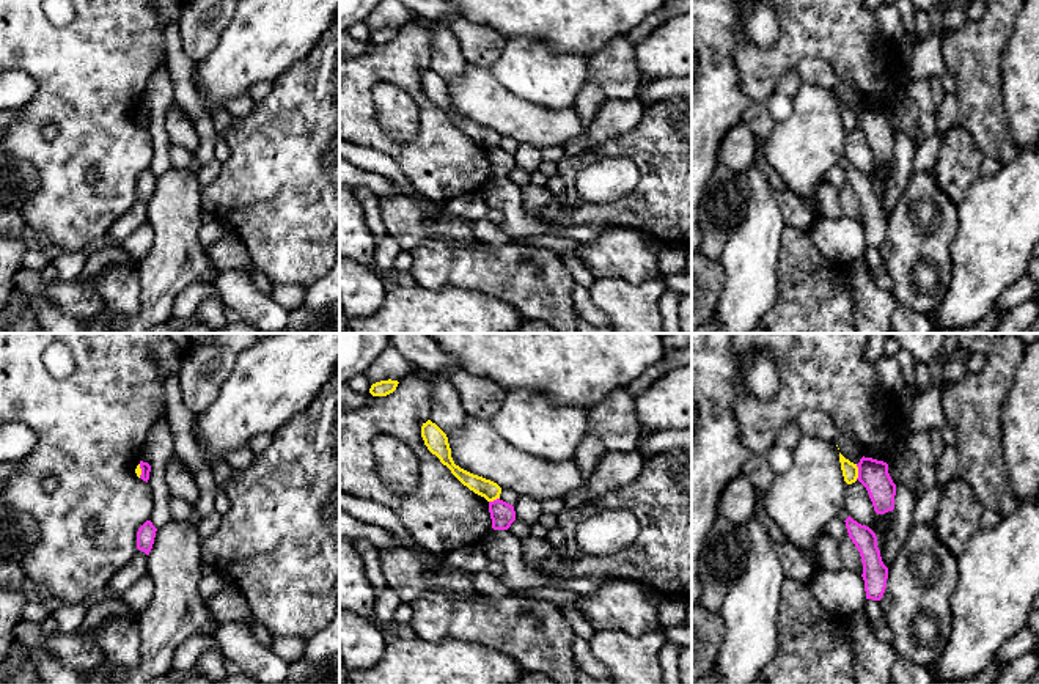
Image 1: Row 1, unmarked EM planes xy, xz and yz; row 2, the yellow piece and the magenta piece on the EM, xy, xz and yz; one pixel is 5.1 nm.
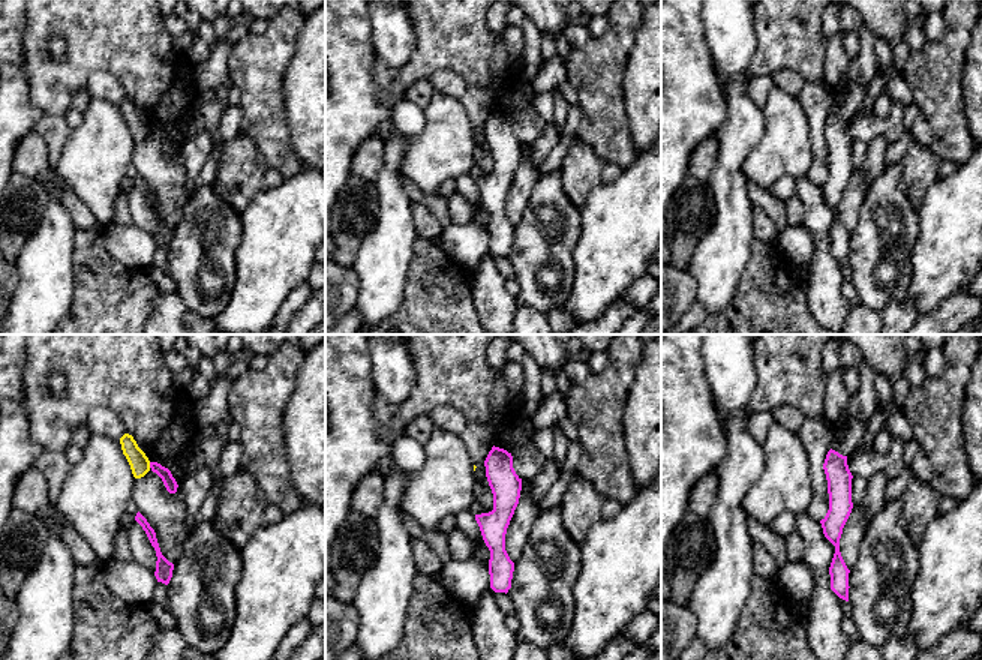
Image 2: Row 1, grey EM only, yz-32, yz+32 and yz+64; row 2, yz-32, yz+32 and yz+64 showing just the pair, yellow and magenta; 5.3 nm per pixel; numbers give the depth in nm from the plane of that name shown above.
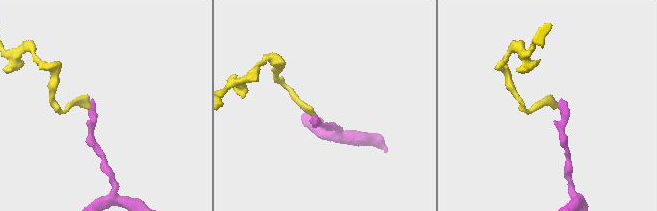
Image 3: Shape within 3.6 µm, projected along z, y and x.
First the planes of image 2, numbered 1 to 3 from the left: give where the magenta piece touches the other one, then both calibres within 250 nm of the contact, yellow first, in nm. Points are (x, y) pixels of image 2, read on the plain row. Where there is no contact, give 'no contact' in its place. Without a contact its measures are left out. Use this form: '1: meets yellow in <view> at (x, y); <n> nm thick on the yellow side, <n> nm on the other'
1: meets yellow in yz-32 at (149, 129); 110 nm thick on the yellow side, 70 nm on the other
2: no contact
3: no contact

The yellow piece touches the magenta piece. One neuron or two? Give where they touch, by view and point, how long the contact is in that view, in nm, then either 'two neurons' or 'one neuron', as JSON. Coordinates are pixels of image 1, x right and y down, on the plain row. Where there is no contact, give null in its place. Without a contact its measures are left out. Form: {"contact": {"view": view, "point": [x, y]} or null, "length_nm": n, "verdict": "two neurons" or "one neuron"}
{"contact": {"view": "yz", "point": [857, 120]}, "length_nm": 80, "verdict": "two neurons"}

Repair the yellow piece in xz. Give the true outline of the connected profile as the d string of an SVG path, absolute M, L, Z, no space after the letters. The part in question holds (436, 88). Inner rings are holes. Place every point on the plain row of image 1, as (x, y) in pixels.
M431 68L423 71L421 85L428 97L435 102L443 113L470 138L484 145L487 149L500 146L501 135L483 124L473 123L454 112L446 82Z

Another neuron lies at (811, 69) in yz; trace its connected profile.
M817 57L802 58L795 64L795 71L800 75L802 83L813 83L827 90L835 90L836 83L839 82L833 66Z

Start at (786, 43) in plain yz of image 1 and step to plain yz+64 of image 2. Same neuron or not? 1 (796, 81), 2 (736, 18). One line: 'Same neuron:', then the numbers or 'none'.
Same neuron: none

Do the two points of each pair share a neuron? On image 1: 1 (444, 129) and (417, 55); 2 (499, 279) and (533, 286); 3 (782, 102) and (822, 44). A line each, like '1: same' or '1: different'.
1: same
2: same
3: different

